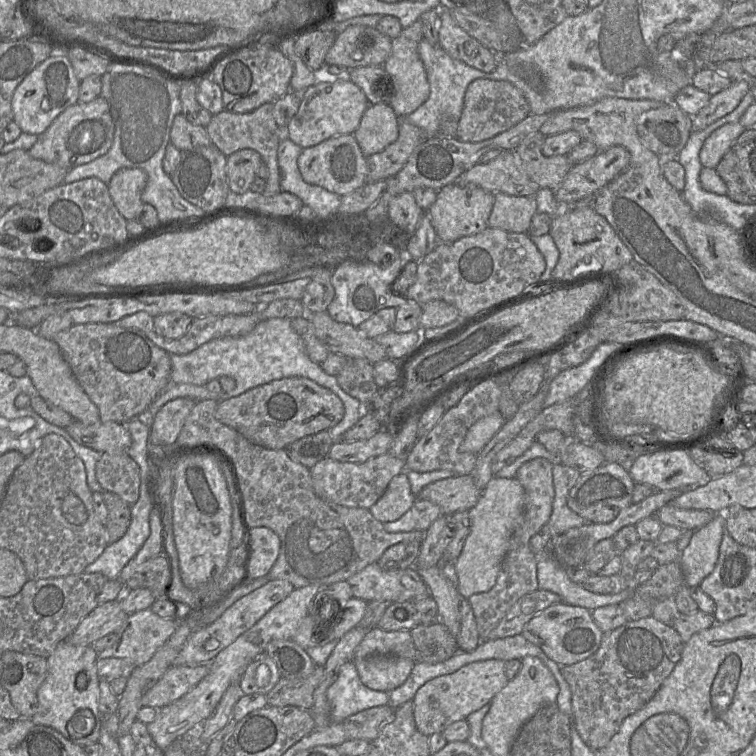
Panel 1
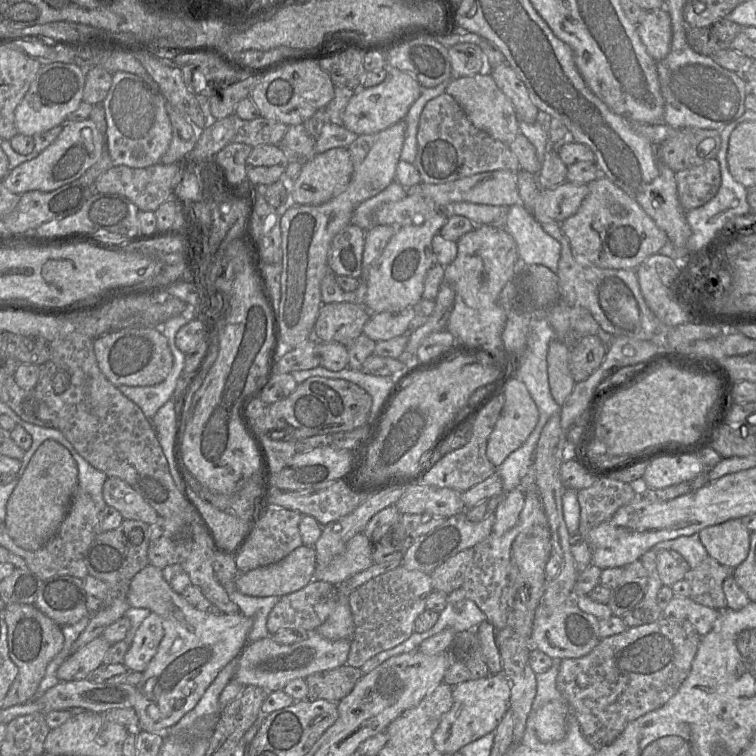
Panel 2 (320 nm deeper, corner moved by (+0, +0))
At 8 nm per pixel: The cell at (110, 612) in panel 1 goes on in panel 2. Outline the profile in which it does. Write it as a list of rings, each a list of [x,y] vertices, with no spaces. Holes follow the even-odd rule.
[[[102,635],[73,652],[57,669],[56,676],[59,682],[86,679],[92,671],[103,664],[110,646]]]

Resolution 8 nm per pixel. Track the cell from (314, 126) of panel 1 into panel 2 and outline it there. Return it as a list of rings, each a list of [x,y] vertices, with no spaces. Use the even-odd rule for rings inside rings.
[[[388,68],[385,80],[374,87],[354,90],[342,112],[342,125],[358,135],[380,132],[405,120],[411,105],[421,94],[422,87],[409,73],[395,68]]]

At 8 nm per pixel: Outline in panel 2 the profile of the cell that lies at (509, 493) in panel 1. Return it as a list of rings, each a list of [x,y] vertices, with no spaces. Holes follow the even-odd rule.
[[[520,488],[504,493],[494,513],[492,534],[501,536],[512,529],[519,521],[524,502],[524,492]]]

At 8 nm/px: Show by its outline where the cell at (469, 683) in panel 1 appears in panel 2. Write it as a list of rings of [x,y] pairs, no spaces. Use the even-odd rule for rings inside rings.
[[[502,673],[491,674],[485,678],[462,682],[454,686],[452,696],[451,709],[443,716],[433,733],[435,747],[443,755],[458,752],[465,745],[496,730],[510,707],[511,684]]]

